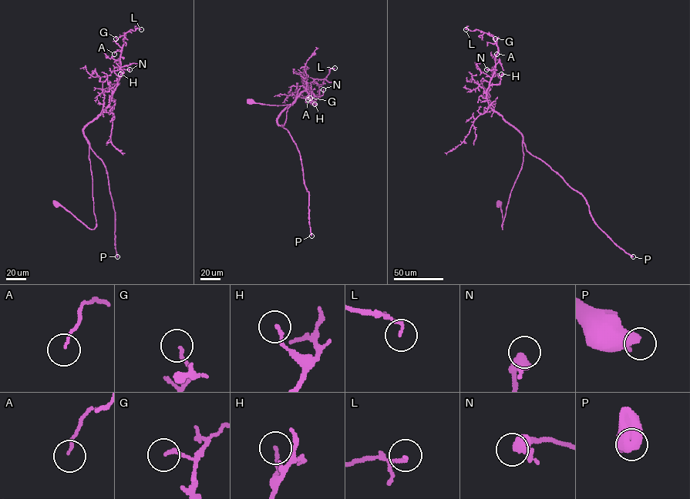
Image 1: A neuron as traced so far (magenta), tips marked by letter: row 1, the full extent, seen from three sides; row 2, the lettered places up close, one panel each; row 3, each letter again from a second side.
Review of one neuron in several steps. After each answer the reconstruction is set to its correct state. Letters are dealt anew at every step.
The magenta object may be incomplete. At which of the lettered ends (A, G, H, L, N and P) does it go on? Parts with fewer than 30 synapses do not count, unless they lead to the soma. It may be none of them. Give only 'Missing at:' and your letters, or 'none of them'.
Missing at: P

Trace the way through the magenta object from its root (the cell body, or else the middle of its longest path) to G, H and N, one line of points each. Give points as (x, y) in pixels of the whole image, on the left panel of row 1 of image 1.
G: (56, 204), (89, 228), (95, 226), (89, 142), (83, 130), (108, 106), (117, 84), (122, 48), (116, 38)
H: (56, 204), (89, 228), (95, 226), (89, 142), (83, 130), (108, 106), (120, 74)
N: (56, 204), (62, 205), (89, 228), (95, 226), (89, 142), (83, 130), (108, 106), (120, 71), (129, 69)

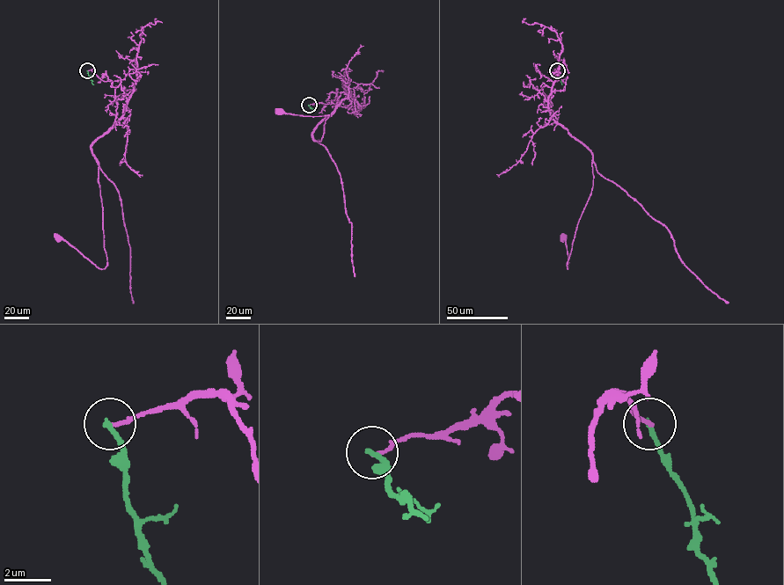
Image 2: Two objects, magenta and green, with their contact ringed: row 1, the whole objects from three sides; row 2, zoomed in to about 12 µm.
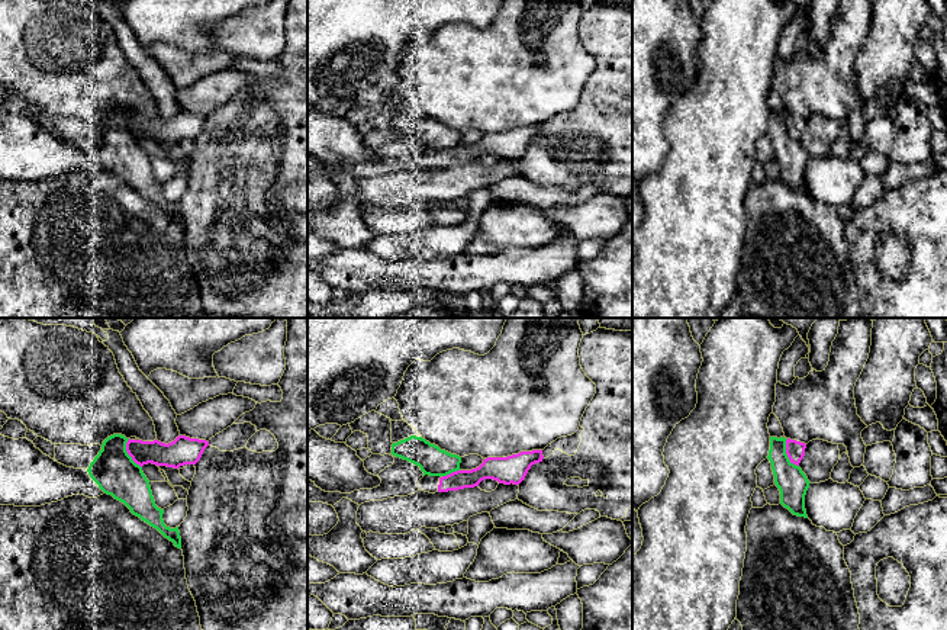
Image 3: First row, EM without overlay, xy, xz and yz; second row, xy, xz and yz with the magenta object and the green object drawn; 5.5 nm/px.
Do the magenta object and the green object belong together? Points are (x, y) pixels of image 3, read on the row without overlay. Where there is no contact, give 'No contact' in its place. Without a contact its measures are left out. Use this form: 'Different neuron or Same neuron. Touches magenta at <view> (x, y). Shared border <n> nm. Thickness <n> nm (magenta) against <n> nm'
Different neuron. Touches magenta at yz (786, 128). Shared border 170 nm. Thickness 110 nm (magenta) against 170 nm

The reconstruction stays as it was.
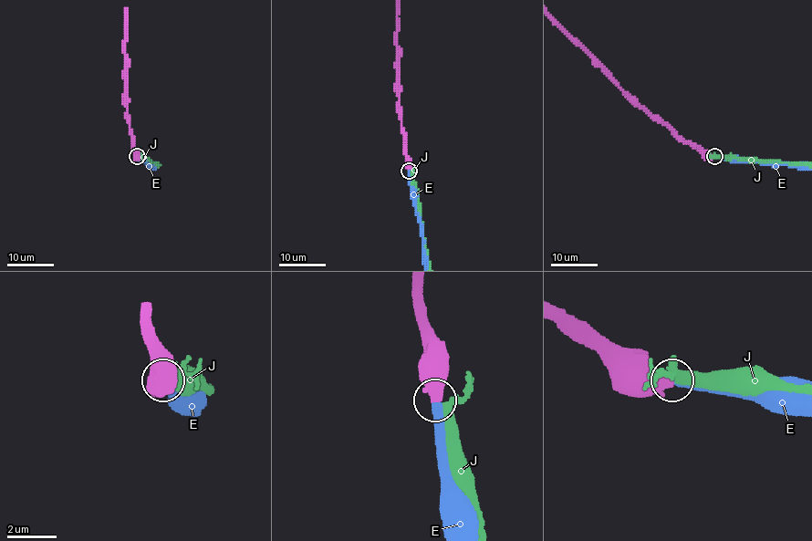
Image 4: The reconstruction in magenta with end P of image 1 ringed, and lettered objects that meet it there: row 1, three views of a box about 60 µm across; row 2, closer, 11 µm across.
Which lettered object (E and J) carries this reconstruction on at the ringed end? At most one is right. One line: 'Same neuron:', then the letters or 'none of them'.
Same neuron: E

